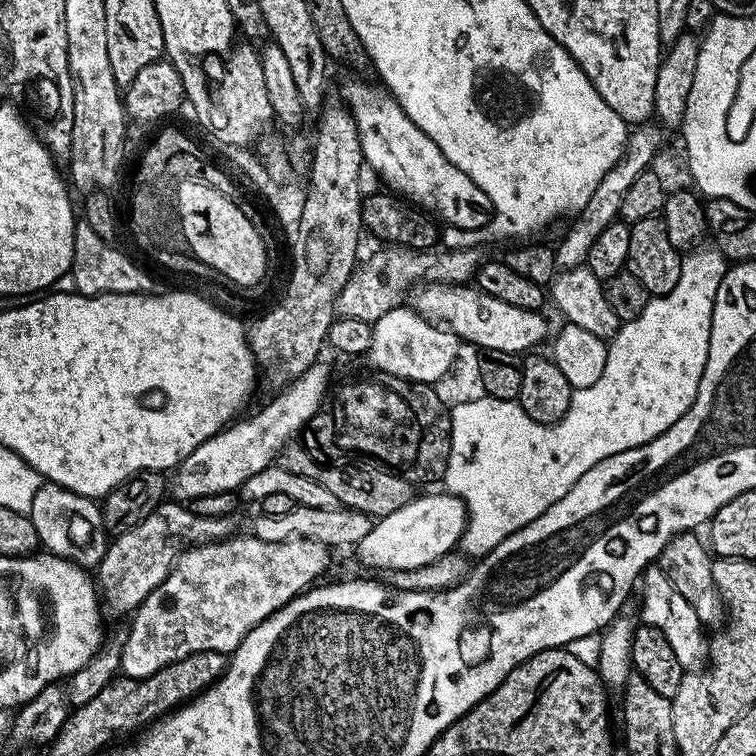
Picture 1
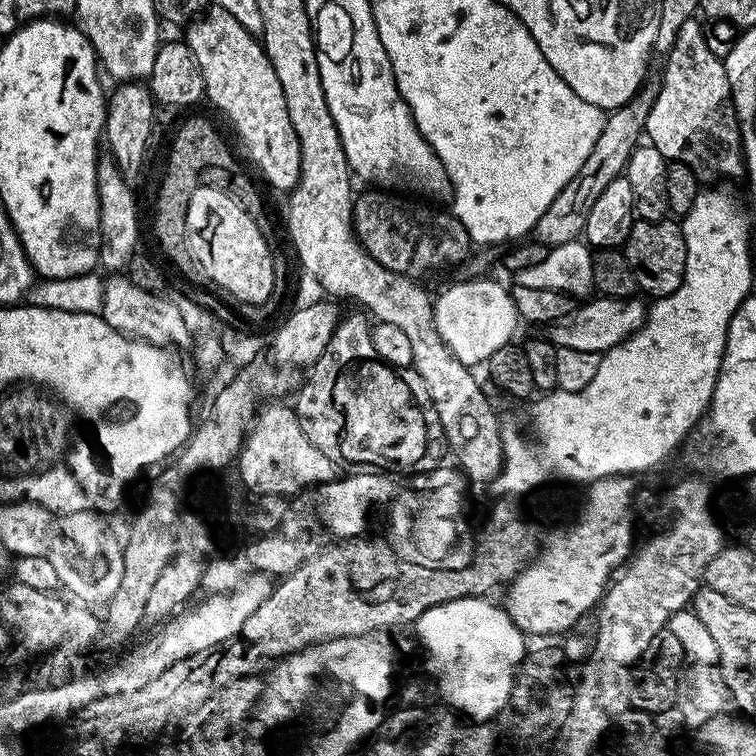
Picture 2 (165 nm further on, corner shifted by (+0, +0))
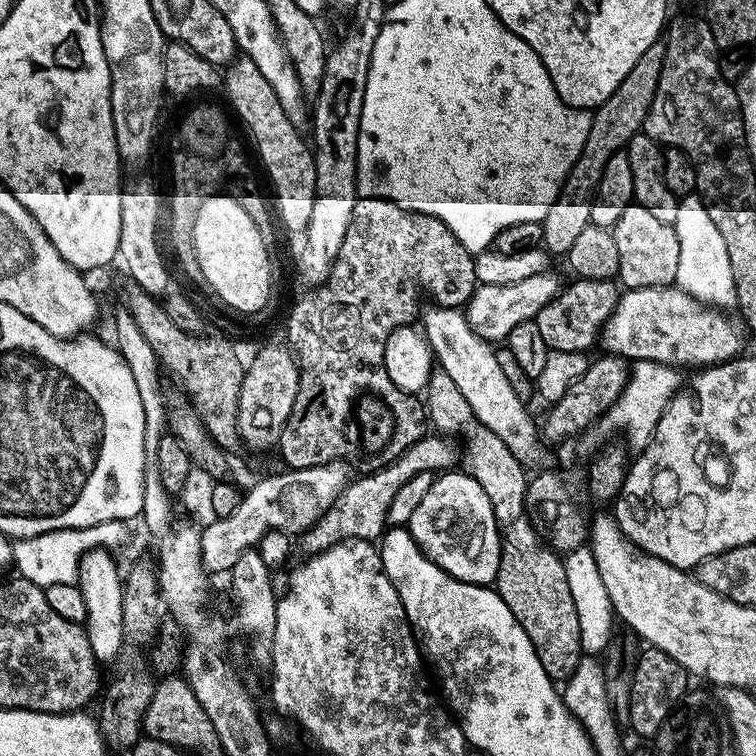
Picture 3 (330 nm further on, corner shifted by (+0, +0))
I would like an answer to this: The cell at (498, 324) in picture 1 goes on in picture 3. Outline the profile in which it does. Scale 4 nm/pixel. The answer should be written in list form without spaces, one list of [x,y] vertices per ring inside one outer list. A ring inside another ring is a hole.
[[[646,286],[645,288],[629,288],[621,291],[620,301],[604,324],[598,341],[599,347],[605,353],[621,356],[629,362],[649,360],[659,364],[670,364],[677,369],[696,368],[703,369],[713,364],[723,364],[741,355],[740,332],[727,320],[723,311],[709,305],[700,304],[690,294],[675,286]]]

